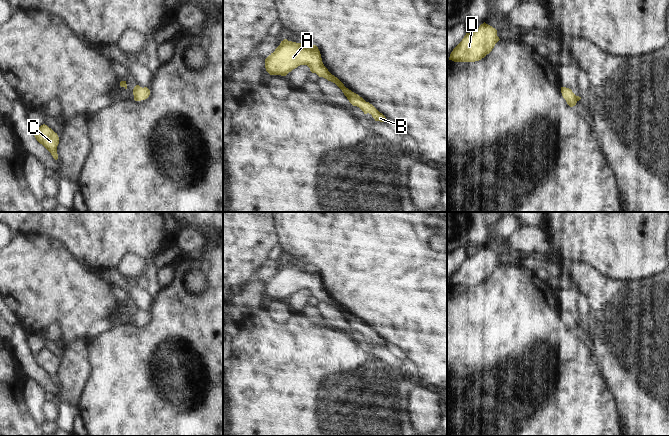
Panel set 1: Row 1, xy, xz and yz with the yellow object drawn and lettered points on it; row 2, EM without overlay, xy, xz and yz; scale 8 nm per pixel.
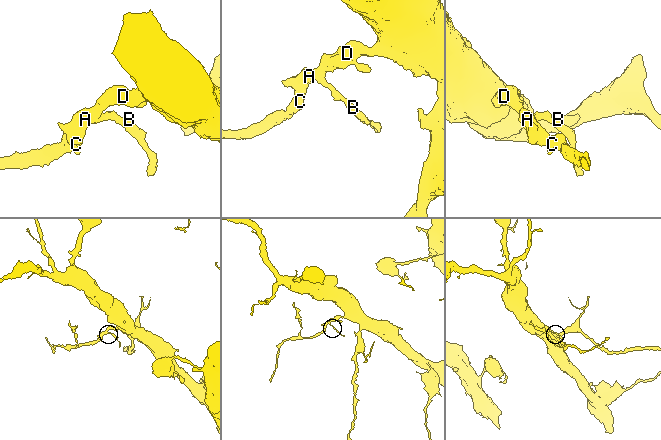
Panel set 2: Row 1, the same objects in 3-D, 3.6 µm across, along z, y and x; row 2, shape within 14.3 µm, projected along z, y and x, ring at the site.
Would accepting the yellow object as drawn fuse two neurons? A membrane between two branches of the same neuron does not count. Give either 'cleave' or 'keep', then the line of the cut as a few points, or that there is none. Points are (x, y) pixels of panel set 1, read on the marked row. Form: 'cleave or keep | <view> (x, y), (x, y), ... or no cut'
keep | no cut

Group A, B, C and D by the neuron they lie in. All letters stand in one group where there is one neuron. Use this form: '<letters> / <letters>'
A B C D

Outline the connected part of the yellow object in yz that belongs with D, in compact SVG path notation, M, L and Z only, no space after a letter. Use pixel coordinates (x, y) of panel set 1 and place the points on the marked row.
M484 22L475 31L466 33L451 52L449 60L454 62L479 61L492 51L499 40L497 30Z

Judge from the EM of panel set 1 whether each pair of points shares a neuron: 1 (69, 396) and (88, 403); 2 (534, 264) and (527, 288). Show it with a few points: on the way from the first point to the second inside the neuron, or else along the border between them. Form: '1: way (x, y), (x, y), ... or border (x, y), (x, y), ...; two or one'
1: border (88, 378), (81, 397), (75, 405); two
2: border (520, 264), (534, 272); two

